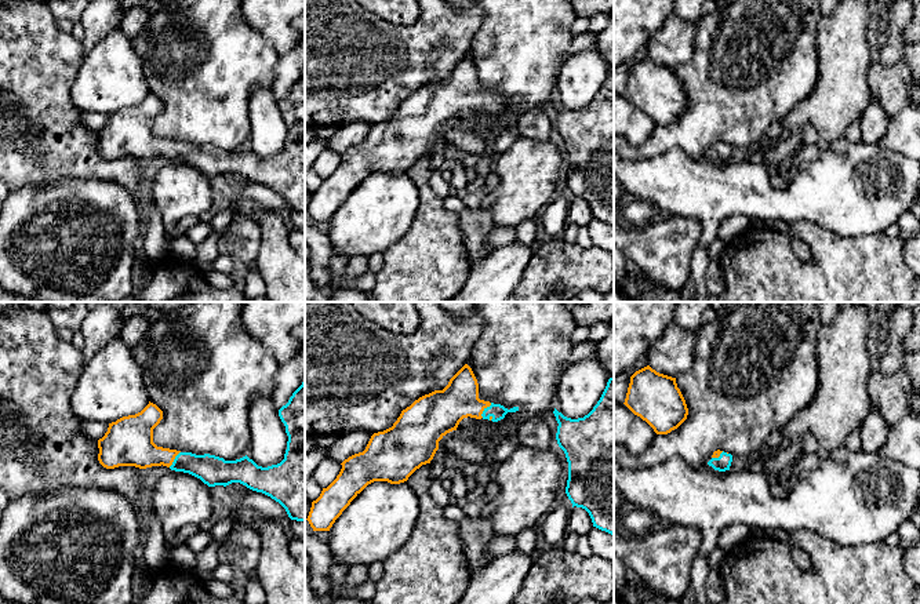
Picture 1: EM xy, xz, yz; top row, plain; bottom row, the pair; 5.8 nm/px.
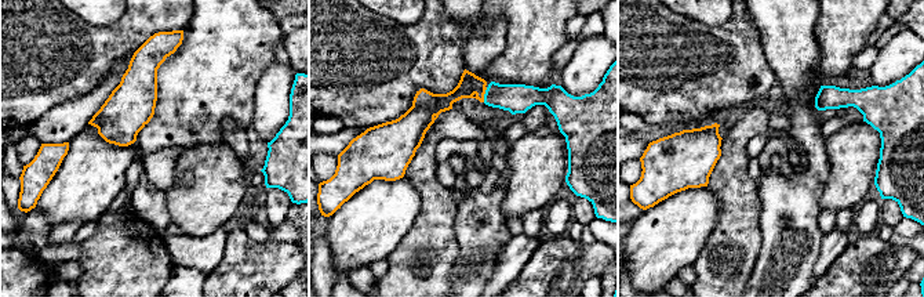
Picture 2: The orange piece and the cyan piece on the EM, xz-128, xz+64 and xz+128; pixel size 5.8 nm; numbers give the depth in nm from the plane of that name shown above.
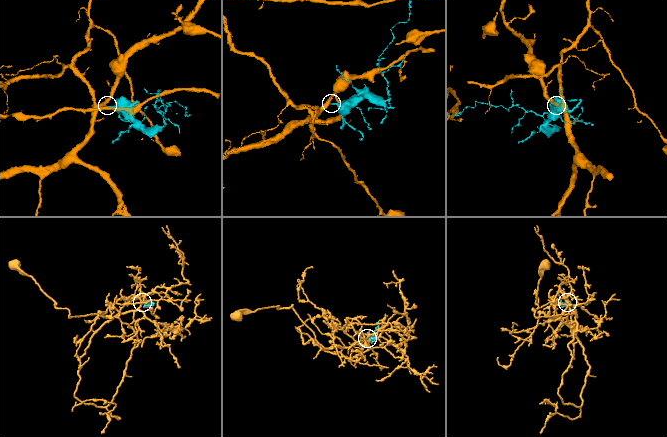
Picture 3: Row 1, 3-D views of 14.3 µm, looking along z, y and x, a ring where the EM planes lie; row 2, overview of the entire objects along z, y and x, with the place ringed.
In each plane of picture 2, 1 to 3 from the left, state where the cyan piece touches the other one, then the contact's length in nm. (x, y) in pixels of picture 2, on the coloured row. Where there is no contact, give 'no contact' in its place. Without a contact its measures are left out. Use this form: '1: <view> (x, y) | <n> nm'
1: no contact
2: xz+64 (484, 93) | 90 nm
3: no contact

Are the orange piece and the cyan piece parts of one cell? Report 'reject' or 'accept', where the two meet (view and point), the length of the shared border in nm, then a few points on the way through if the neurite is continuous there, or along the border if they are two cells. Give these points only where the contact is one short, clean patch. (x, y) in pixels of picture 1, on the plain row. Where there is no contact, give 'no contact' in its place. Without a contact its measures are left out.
accept | xz (483, 101) | 110 nm | across xz (440, 102), (483, 101), (497, 102)

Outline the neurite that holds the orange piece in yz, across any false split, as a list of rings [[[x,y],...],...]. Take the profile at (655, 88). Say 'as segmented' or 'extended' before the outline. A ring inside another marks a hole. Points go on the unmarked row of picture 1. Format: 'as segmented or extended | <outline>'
as segmented | [[[650,57],[630,68],[623,95],[646,112],[657,125],[668,125],[677,120],[688,106],[676,69],[659,65]]]

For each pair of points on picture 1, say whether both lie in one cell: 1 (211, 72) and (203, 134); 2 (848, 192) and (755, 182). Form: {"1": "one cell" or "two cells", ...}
{"1": "one cell", "2": "one cell"}

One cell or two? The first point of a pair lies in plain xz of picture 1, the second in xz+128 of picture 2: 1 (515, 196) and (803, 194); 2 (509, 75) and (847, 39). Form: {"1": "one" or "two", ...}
{"1": "two", "2": "one"}

